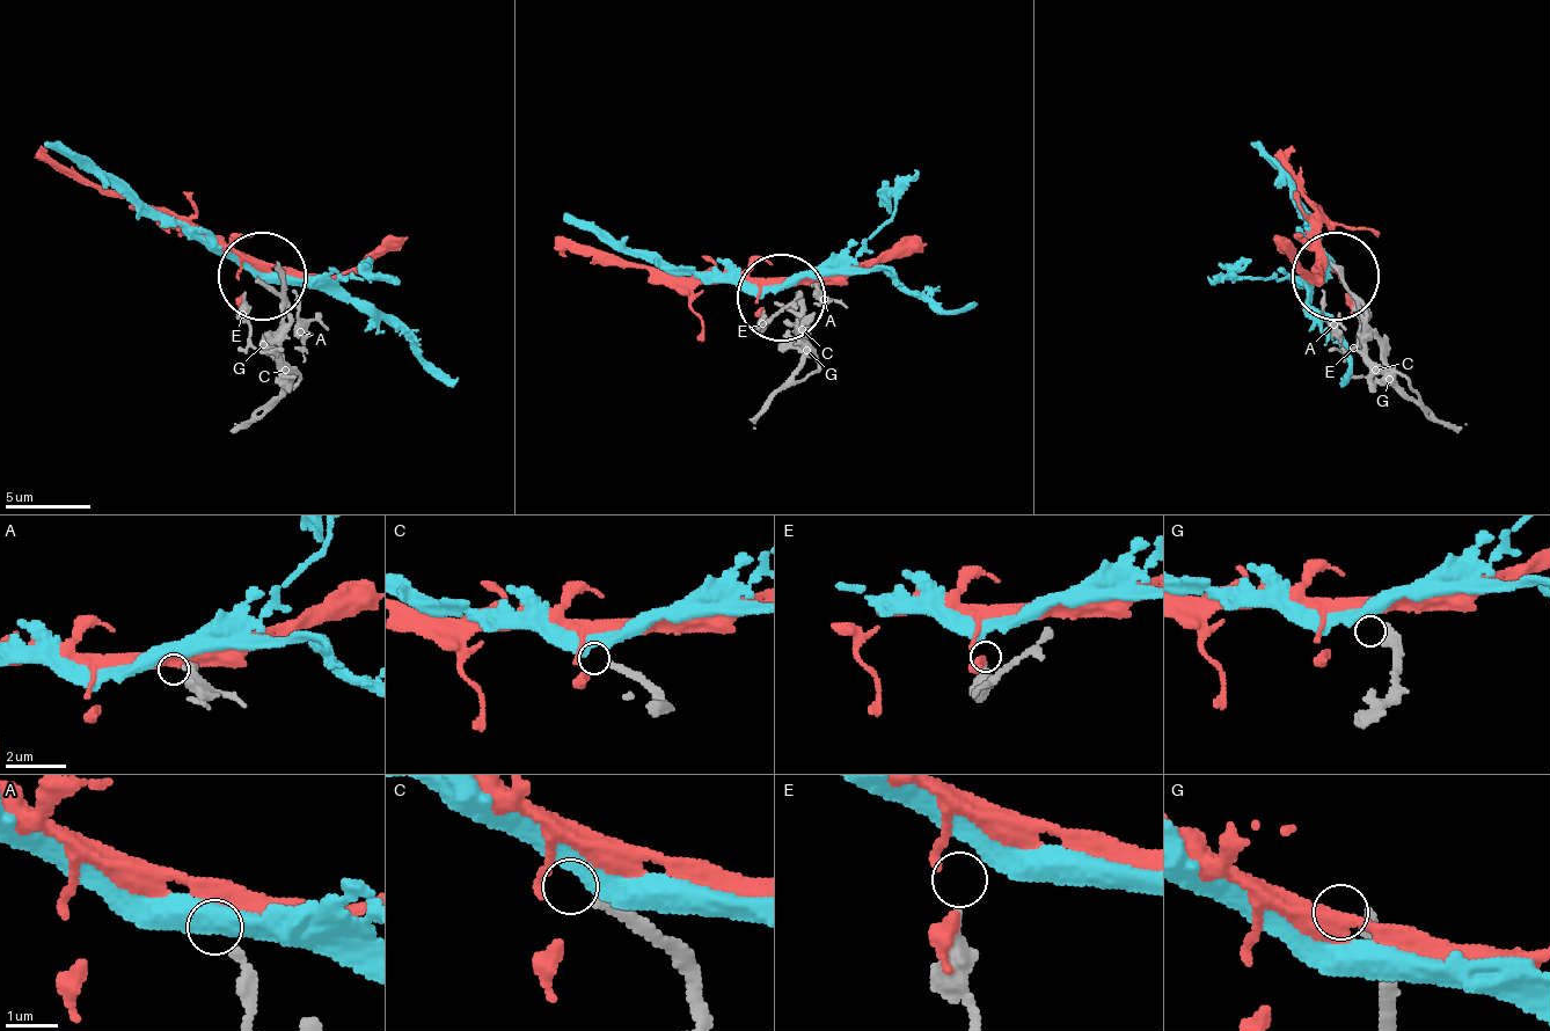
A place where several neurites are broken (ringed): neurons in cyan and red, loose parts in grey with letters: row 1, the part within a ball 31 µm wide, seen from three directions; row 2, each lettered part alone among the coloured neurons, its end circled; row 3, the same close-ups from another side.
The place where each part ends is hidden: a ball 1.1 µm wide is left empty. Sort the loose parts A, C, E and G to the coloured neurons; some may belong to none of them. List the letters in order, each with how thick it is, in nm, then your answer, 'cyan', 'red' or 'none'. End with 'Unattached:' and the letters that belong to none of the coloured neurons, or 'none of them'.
A: 220 nm | red
C: 200 nm | cyan
E: 200 nm | none
G: 320 nm | none
Unattached: E, G

